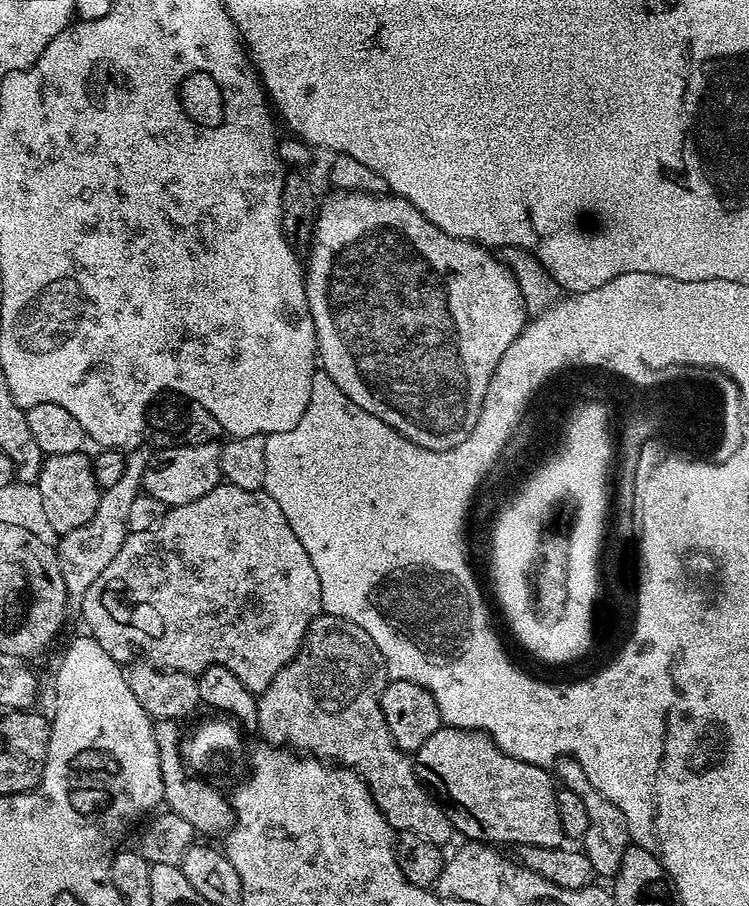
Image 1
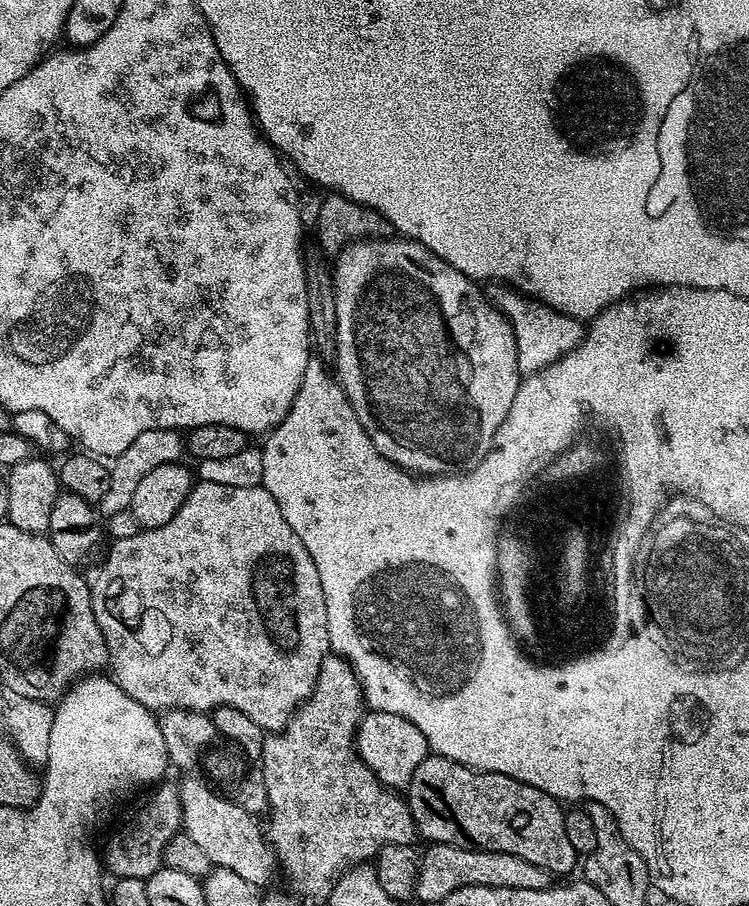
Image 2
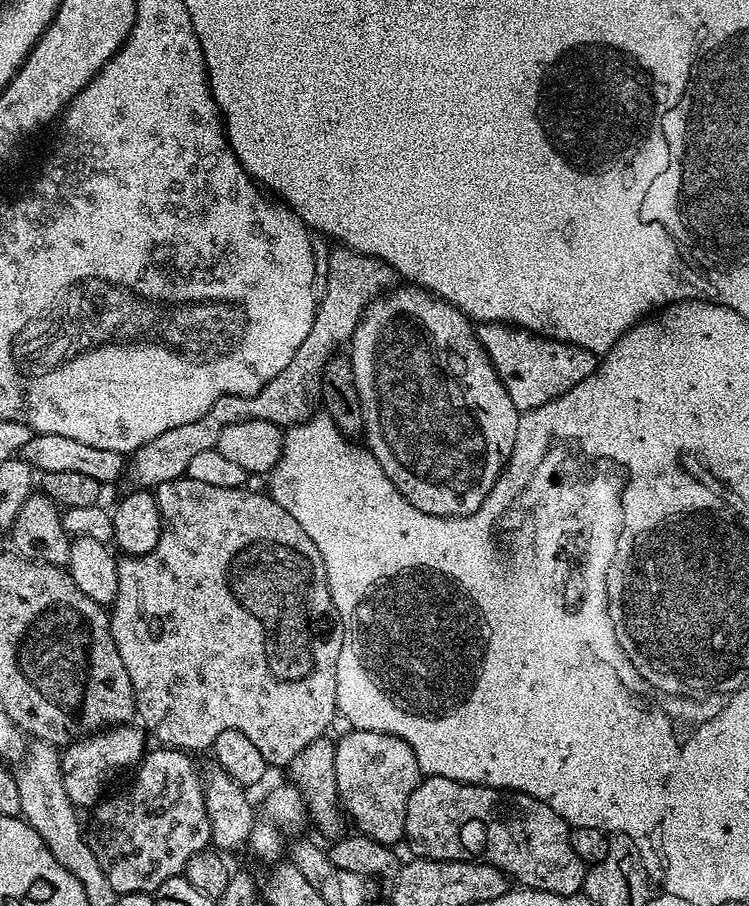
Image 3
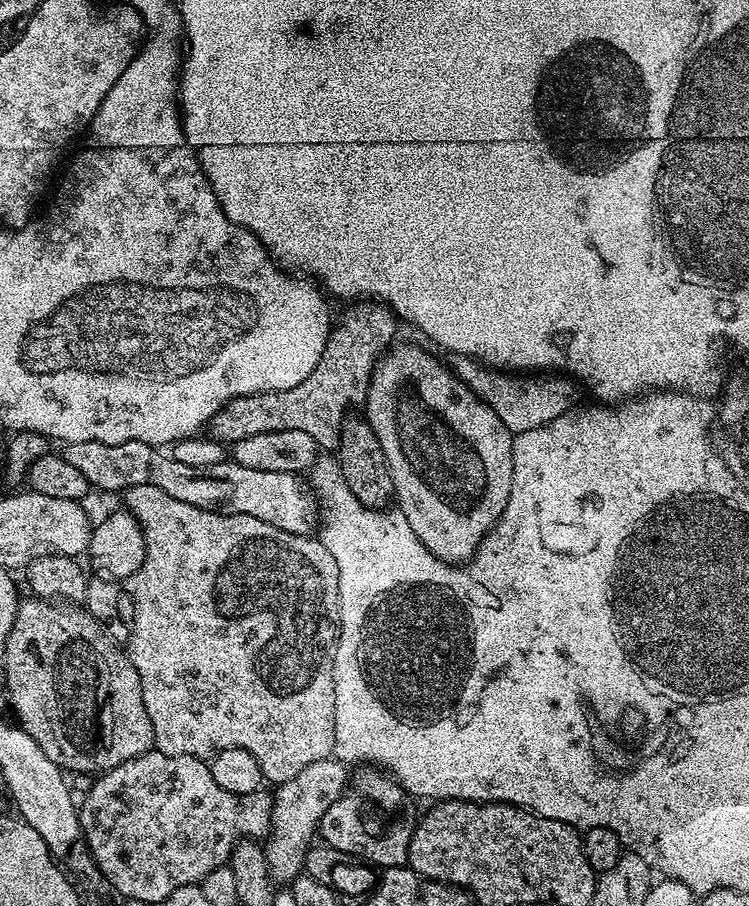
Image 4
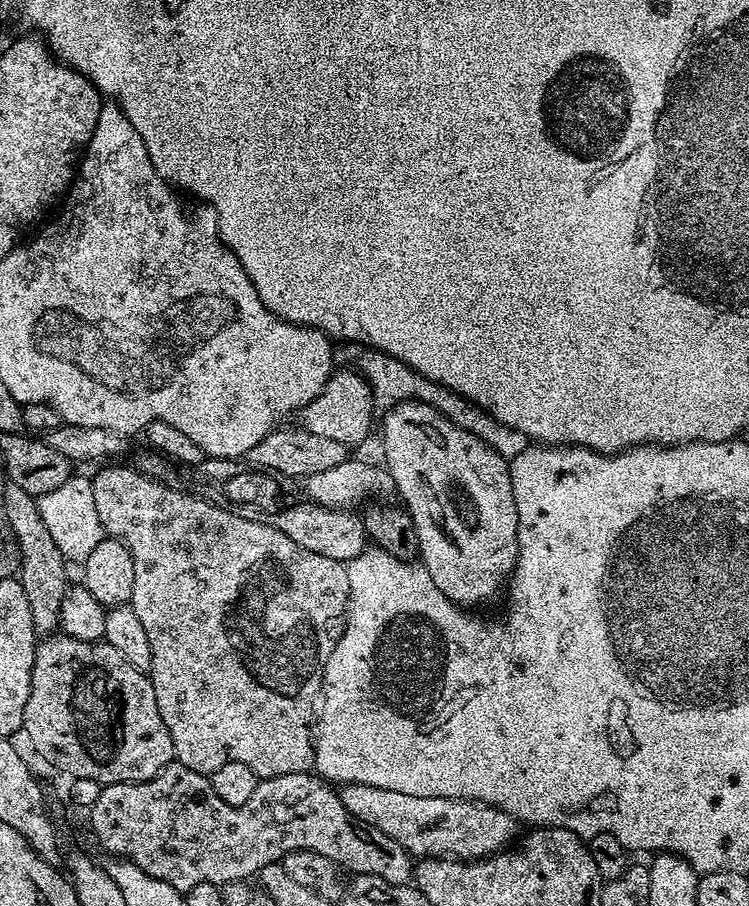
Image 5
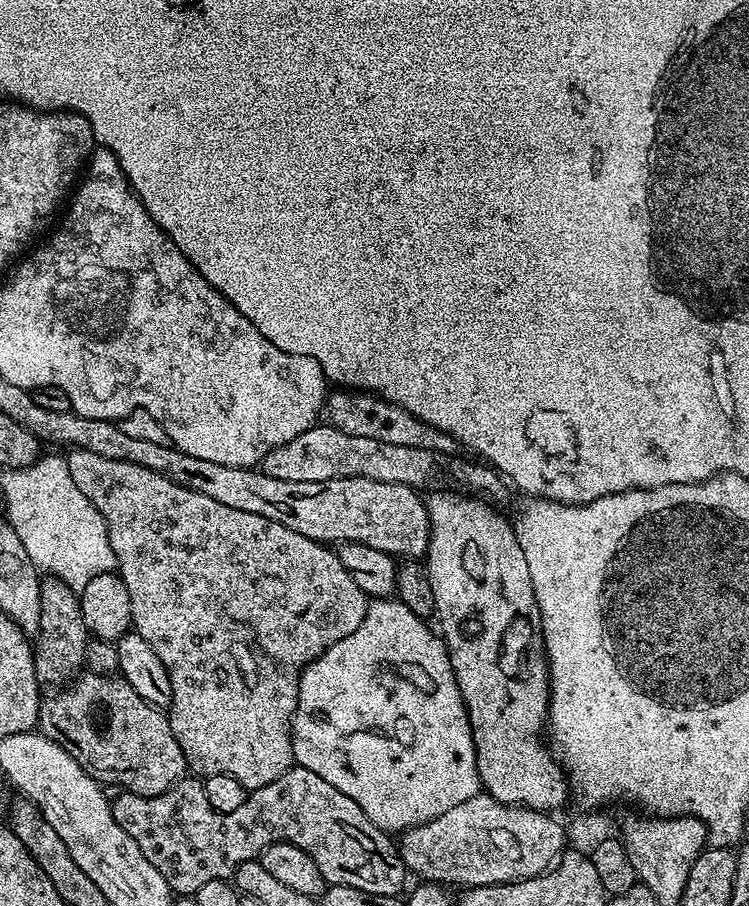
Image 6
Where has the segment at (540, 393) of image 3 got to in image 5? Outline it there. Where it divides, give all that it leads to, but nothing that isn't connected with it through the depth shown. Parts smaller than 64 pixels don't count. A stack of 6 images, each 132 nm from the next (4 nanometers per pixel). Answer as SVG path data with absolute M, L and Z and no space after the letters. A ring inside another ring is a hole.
M354 340L341 341L332 350L332 361L335 365L346 368L353 368L371 386L373 405L380 410L387 410L402 400L416 400L430 407L437 409L442 415L451 420L459 428L474 434L477 440L486 442L496 453L511 460L529 447L530 441L527 436L513 428L500 424L487 412L477 408L463 396L457 396L456 392L448 390L447 387L433 380L426 379L406 366L400 359L394 358L388 352L380 351L377 348L367 347Z

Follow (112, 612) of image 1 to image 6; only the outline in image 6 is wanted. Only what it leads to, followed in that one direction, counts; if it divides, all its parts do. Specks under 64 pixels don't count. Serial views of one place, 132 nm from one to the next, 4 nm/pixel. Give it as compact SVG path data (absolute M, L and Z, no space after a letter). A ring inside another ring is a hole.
M81 448L71 449L66 459L70 478L74 478L74 486L78 486L78 490L82 490L86 498L90 498L94 510L98 510L98 514L102 514L106 522L108 541L114 550L118 575L122 582L126 582L126 590L130 593L132 628L142 638L146 638L146 642L150 642L154 654L158 654L158 658L162 658L162 666L166 666L172 691L172 701L168 703L166 715L170 722L170 730L174 730L174 738L178 738L178 746L182 746L187 771L200 778L214 774L230 774L230 778L238 778L238 782L242 782L242 786L249 790L270 786L270 782L282 778L282 774L286 774L294 764L292 716L296 712L298 702L300 673L331 644L354 634L354 630L362 626L370 603L369 597L365 596L358 582L354 582L346 566L342 566L339 555L331 547L321 544L318 540L306 538L306 534L298 534L298 530L290 530L290 526L282 526L282 522L262 518L262 514L234 510L234 506L222 506L222 502L214 502L214 498L206 498L206 494L198 494L198 490L190 490L134 462L102 458L102 454L90 454L90 450Z

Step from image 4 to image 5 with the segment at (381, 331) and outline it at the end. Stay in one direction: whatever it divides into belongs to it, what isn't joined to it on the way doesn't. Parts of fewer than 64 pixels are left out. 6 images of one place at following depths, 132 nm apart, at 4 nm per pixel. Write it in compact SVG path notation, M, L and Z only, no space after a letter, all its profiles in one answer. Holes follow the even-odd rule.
M336 370L328 377L326 386L301 412L298 413L299 427L321 438L330 438L345 446L360 444L372 432L374 405L371 386L355 370Z

